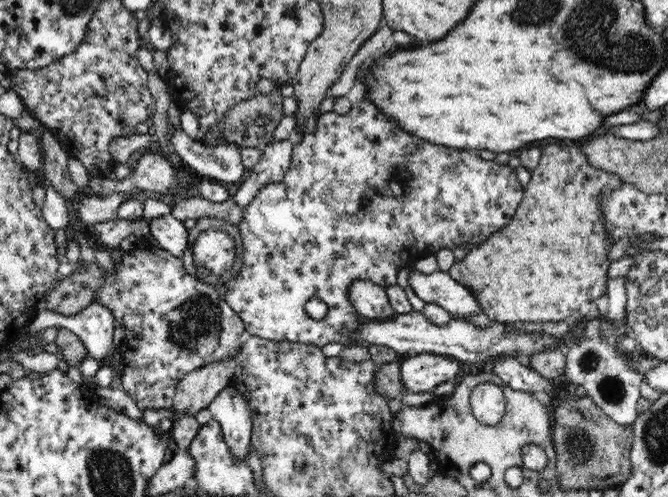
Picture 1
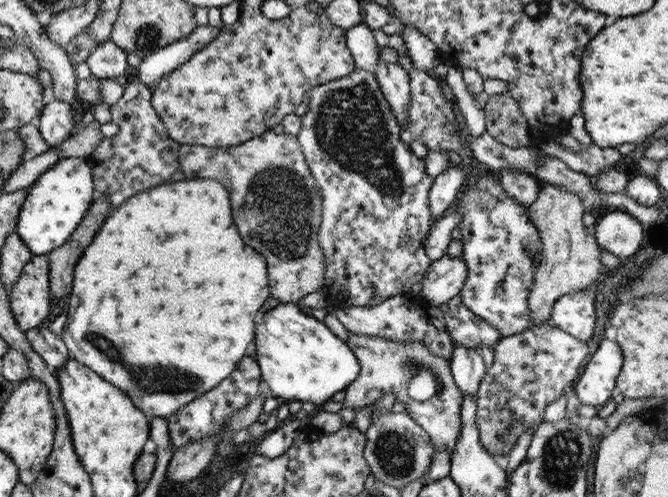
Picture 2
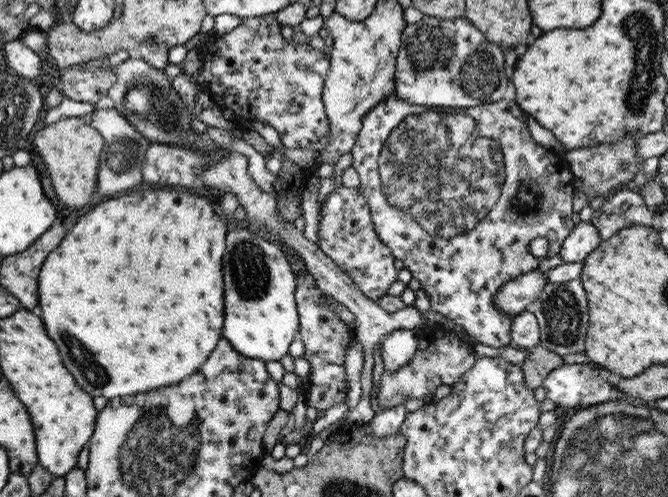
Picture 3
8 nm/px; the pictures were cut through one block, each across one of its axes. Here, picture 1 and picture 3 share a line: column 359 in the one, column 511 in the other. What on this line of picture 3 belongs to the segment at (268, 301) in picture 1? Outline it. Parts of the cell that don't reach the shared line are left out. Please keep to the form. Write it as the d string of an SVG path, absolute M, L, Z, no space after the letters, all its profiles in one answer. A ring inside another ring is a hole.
M393 93L388 98L382 98L382 102L376 104L364 116L362 128L360 128L351 151L352 166L358 171L361 180L358 187L368 202L370 217L374 221L378 237L391 250L394 258L402 260L405 268L410 270L416 280L420 281L421 288L425 290L434 312L440 312L443 316L460 324L474 342L486 344L492 348L505 347L510 344L510 328L512 328L513 320L510 314L495 308L494 300L497 293L509 280L544 267L550 257L560 252L563 240L575 227L572 214L574 214L573 196L576 191L574 187L576 178L572 174L572 169L563 154L540 146L532 138L528 122L524 118L526 116L520 107L516 106L516 102L503 98L498 102L470 106L470 108L440 108L440 106L424 107L423 105L410 104L406 100L400 100ZM538 236L548 239L548 252L544 258L533 256L530 253L530 242Z

